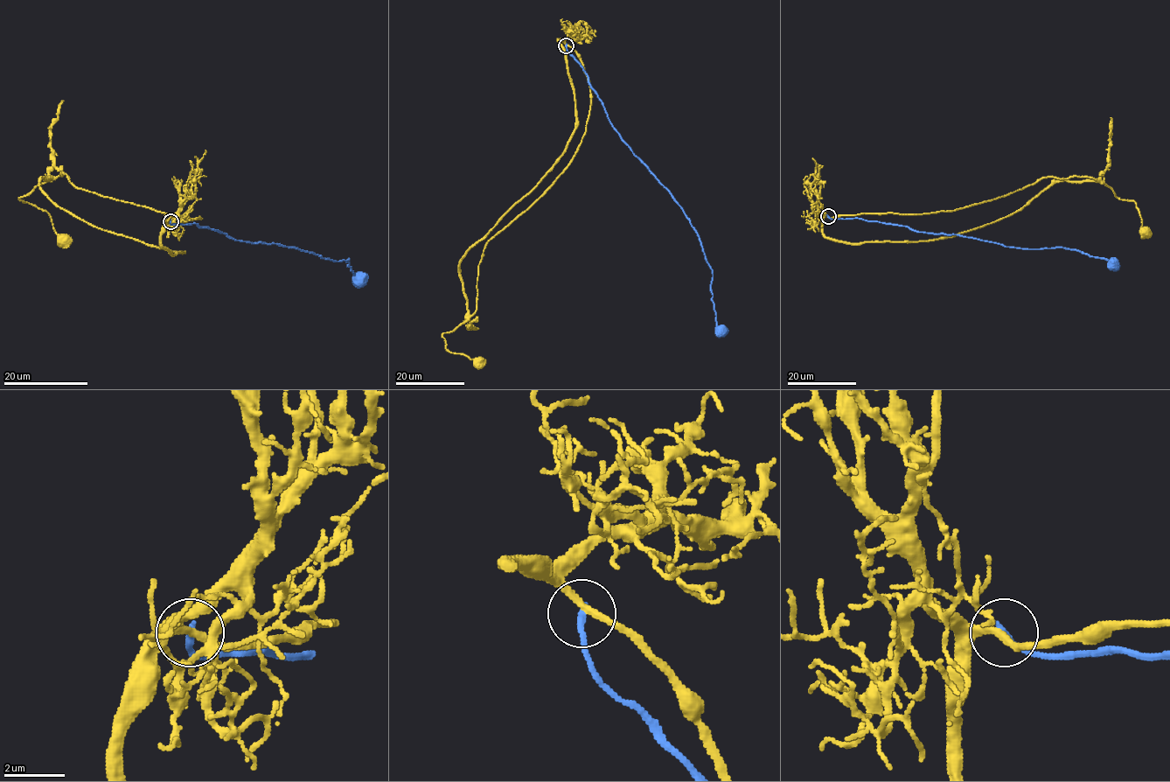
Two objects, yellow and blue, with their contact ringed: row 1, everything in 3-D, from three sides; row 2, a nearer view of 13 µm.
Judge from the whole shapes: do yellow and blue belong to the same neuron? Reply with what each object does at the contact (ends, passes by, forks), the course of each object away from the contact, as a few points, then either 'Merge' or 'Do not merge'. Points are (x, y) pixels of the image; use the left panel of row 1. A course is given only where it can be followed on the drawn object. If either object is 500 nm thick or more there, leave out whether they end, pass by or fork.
At the ring yellow passes by. At the ring blue ends. Course of yellow: (170, 221), (200, 217), (156, 211), (78, 189), (62, 172), (19, 198), (45, 210), (54, 231), (63, 238). Course of blue: (170, 221), (171, 225), (196, 223), (235, 240), (296, 247), (334, 261), (349, 259), (358, 280). Do not merge

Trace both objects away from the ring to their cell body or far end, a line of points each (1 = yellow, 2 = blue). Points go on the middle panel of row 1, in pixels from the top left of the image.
1: (567, 45), (588, 80), (585, 134), (554, 182), (485, 246), (477, 309), (442, 336), (452, 352), (478, 362)
2: (567, 45), (587, 75), (610, 123), (670, 192), (697, 233), (712, 270), (711, 292), (716, 325), (720, 329)

